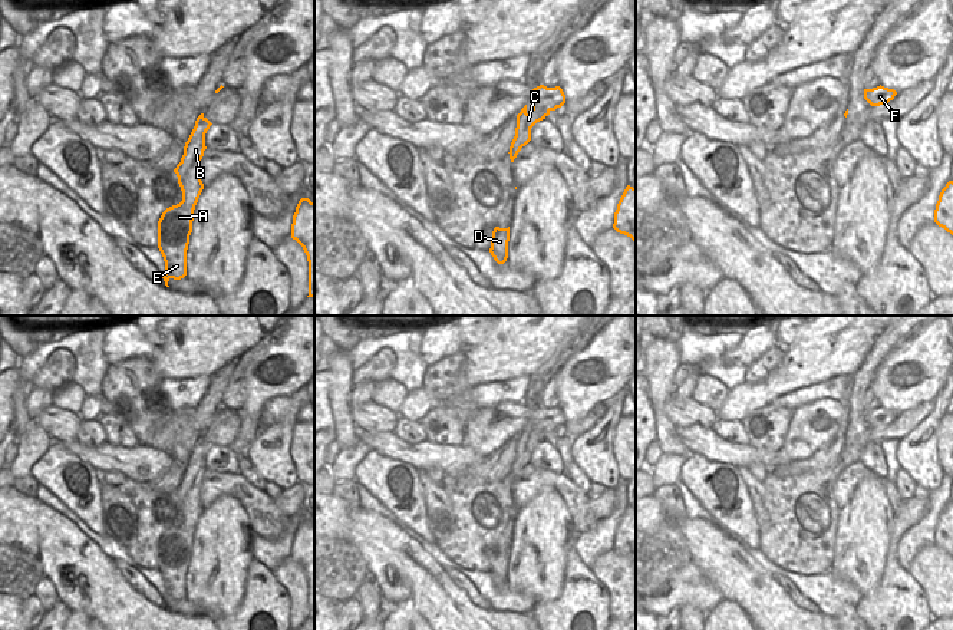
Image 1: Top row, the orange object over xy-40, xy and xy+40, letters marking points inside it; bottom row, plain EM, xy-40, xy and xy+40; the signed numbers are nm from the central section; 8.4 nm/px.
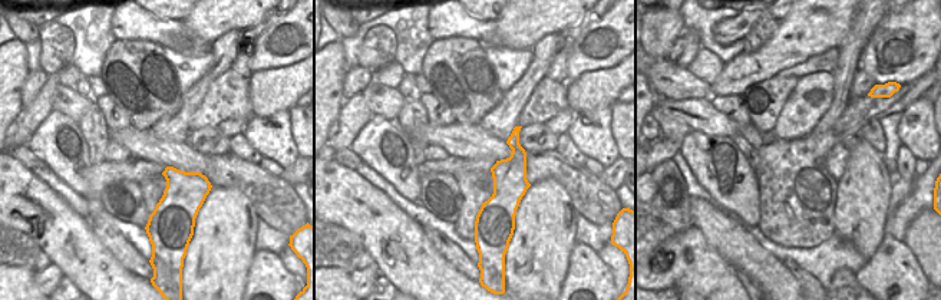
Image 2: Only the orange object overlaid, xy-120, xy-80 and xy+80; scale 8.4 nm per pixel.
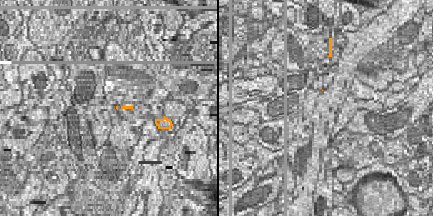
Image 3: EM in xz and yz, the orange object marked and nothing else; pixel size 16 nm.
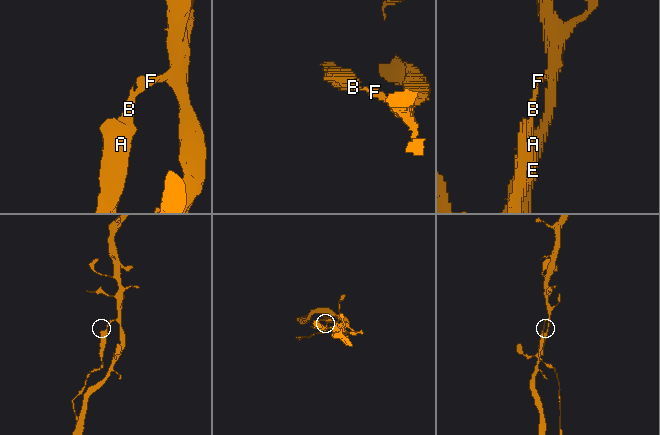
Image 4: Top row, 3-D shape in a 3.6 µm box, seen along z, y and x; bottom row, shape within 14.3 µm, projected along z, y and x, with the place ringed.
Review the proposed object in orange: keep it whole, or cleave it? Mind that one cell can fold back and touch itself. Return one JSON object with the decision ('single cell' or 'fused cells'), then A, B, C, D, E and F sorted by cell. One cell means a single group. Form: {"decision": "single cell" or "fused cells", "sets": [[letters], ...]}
{"decision": "fused cells", "sets": [["A", "B", "C", "D", "E"], ["F"]]}

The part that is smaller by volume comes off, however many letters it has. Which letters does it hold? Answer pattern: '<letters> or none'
A, B, C, D, E

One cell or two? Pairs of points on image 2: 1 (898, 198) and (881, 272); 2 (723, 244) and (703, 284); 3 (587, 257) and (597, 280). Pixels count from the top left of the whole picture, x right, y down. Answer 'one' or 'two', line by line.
1: one
2: two
3: one

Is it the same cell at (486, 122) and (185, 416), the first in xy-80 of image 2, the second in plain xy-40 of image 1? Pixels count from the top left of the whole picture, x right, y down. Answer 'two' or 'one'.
two

